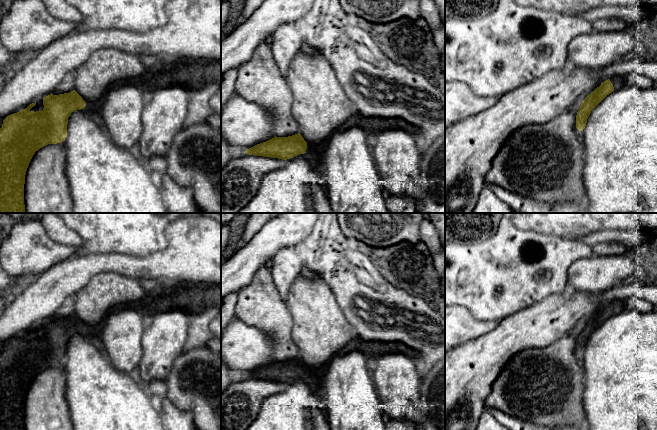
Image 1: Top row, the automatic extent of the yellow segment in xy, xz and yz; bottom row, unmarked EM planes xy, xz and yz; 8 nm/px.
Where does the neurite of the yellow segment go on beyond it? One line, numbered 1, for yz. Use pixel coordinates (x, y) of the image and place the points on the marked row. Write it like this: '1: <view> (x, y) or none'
1: yz (617, 82)

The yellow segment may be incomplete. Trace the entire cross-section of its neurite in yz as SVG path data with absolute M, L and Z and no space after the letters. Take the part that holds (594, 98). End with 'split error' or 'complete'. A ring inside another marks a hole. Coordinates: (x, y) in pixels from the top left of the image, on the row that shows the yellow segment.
M613 77L601 83L582 102L576 115L576 128L583 131L591 111L610 93L622 88L624 80L621 77Z; split error

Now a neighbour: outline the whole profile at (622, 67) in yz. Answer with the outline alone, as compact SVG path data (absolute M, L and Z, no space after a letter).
M620 58L613 64L598 72L597 77L602 82L612 79L613 77L624 78L631 73L642 74L654 82L657 81L657 62L656 61L641 61L641 60L626 60Z

